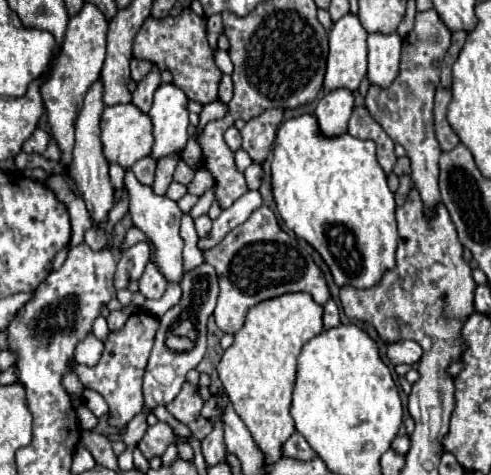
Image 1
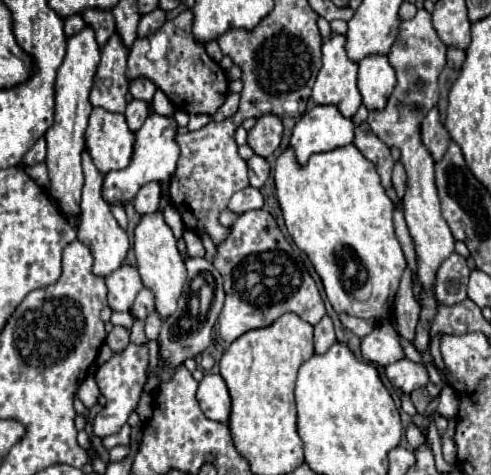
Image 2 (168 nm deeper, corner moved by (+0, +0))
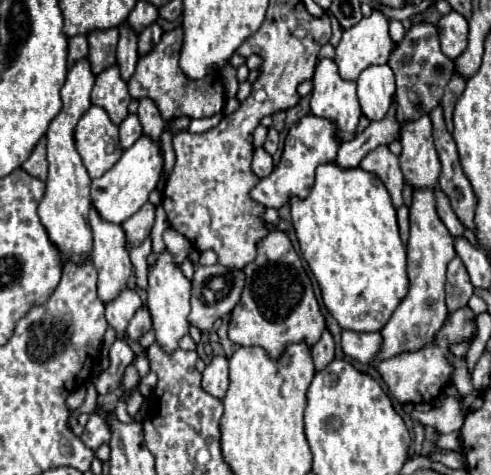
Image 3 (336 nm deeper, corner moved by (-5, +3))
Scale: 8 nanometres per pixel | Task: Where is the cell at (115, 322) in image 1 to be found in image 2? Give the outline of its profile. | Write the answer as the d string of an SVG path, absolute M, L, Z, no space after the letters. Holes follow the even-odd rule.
M115 326L109 334L107 334L107 340L105 344L113 350L113 352L123 352L123 348L127 348L129 344L129 332L121 326Z

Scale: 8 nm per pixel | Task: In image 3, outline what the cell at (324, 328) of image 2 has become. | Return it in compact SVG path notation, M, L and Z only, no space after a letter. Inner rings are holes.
M324 329L318 343L312 345L312 359L314 359L316 371L324 369L324 365L328 365L328 361L334 359L334 339L328 329Z

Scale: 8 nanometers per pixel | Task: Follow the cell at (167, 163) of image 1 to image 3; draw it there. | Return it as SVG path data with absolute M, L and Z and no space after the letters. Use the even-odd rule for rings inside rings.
M146 201L140 211L136 211L128 221L124 221L122 229L126 233L128 247L140 245L146 239L146 235L152 229L152 223L154 223L154 213L156 213L156 207L150 201Z

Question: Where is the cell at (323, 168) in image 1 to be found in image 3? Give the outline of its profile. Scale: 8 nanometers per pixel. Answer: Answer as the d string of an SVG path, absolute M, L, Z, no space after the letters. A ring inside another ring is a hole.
M336 161L322 163L316 169L316 181L310 189L310 195L306 199L290 197L290 209L302 257L320 283L322 301L330 315L342 325L342 329L358 333L380 331L408 293L406 249L400 241L396 209L386 185L378 175L364 171L362 167L344 169Z

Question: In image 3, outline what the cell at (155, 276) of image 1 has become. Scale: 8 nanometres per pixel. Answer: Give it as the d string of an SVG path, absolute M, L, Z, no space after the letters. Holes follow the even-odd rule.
M142 305L136 313L134 313L134 317L130 319L130 323L128 323L128 337L132 339L132 341L136 341L140 335L144 335L144 333L148 333L152 329L152 317L150 317L150 311L146 309L146 305Z

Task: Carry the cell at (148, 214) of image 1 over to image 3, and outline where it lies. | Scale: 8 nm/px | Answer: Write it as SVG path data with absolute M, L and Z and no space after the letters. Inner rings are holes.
M168 249L158 253L154 265L148 265L148 311L152 315L152 329L156 333L156 343L164 345L168 353L178 347L180 337L188 333L188 313L190 313L190 281L182 273L180 265L174 263L174 257Z

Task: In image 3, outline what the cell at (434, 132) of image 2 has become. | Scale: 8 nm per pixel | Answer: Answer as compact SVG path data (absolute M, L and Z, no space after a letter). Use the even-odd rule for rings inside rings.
M428 115L406 123L400 133L400 167L406 183L416 187L434 187L440 175L440 159L434 147L432 121Z

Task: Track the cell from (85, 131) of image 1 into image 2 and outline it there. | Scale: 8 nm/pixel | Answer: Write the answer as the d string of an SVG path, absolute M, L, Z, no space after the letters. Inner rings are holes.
M83 152L83 174L85 174L85 186L83 186L83 200L81 200L81 222L77 226L77 238L91 248L91 254L95 258L91 272L95 276L107 278L111 272L115 272L117 268L123 266L127 250L129 250L129 238L127 232L119 228L117 220L113 218L109 206L105 204L103 196L101 196L101 184L103 184L103 174L95 168L89 152Z

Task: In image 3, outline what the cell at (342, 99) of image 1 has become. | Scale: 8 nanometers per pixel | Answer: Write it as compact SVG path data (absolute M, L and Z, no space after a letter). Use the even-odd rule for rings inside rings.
M312 113L304 115L296 125L292 125L292 129L286 135L284 141L284 153L280 159L278 169L274 169L268 177L264 177L252 191L250 197L258 203L262 203L264 207L280 207L284 205L290 195L298 195L298 197L306 197L310 193L310 187L314 185L314 171L318 165L322 165L324 161L334 161L336 153L340 149L340 139L336 137L338 133L338 125L334 119L326 119L326 117L316 117Z

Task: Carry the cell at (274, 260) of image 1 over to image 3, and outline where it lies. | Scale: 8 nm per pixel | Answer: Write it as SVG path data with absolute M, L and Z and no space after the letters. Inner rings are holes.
M266 223L266 229L266 237L256 243L256 259L242 269L246 277L244 289L238 305L232 309L228 337L236 345L260 345L270 357L280 357L288 343L306 341L308 345L314 345L326 329L326 321L316 301L312 281L288 235L274 223Z

